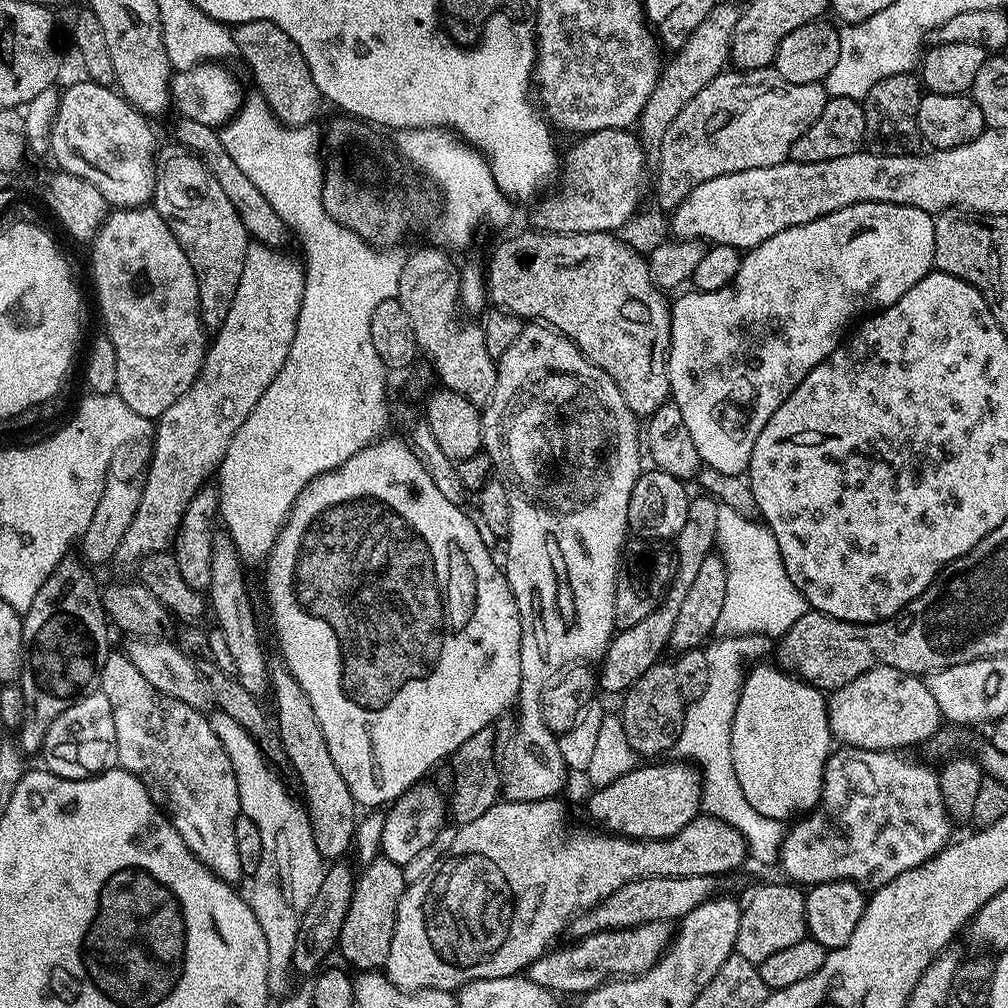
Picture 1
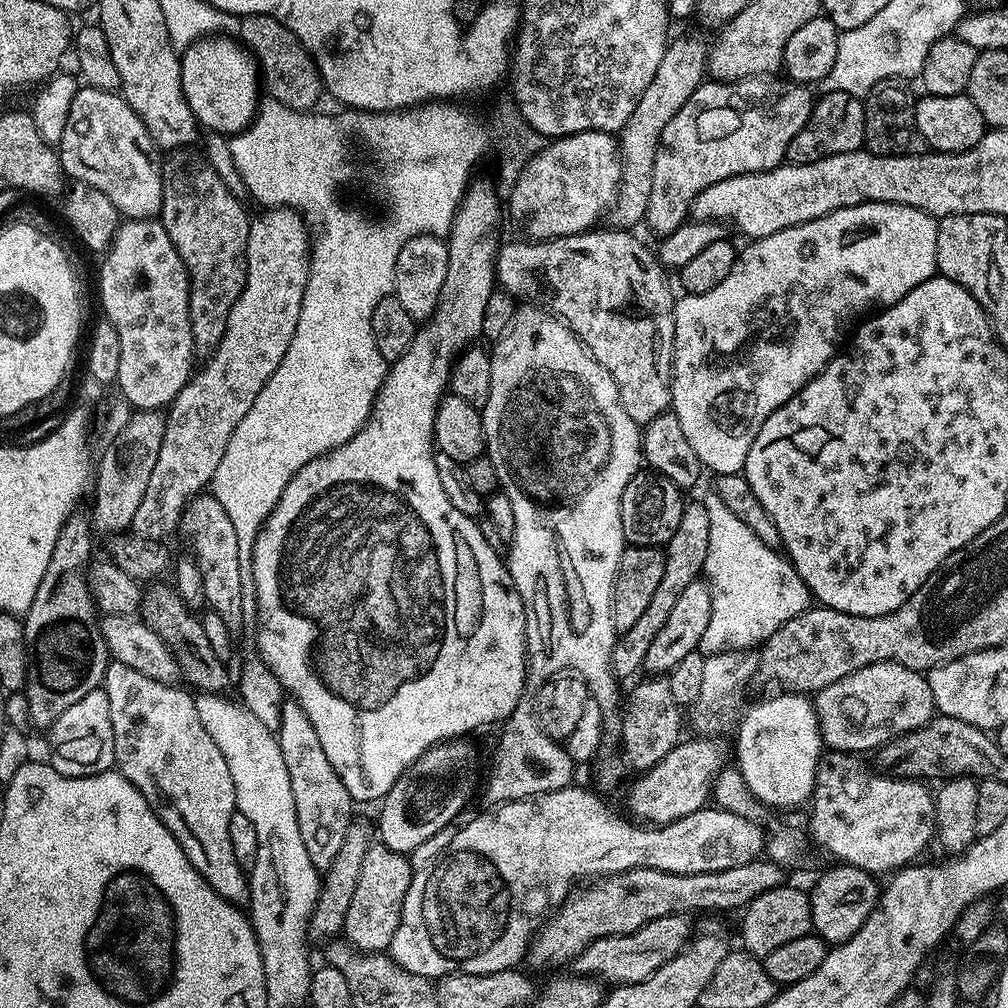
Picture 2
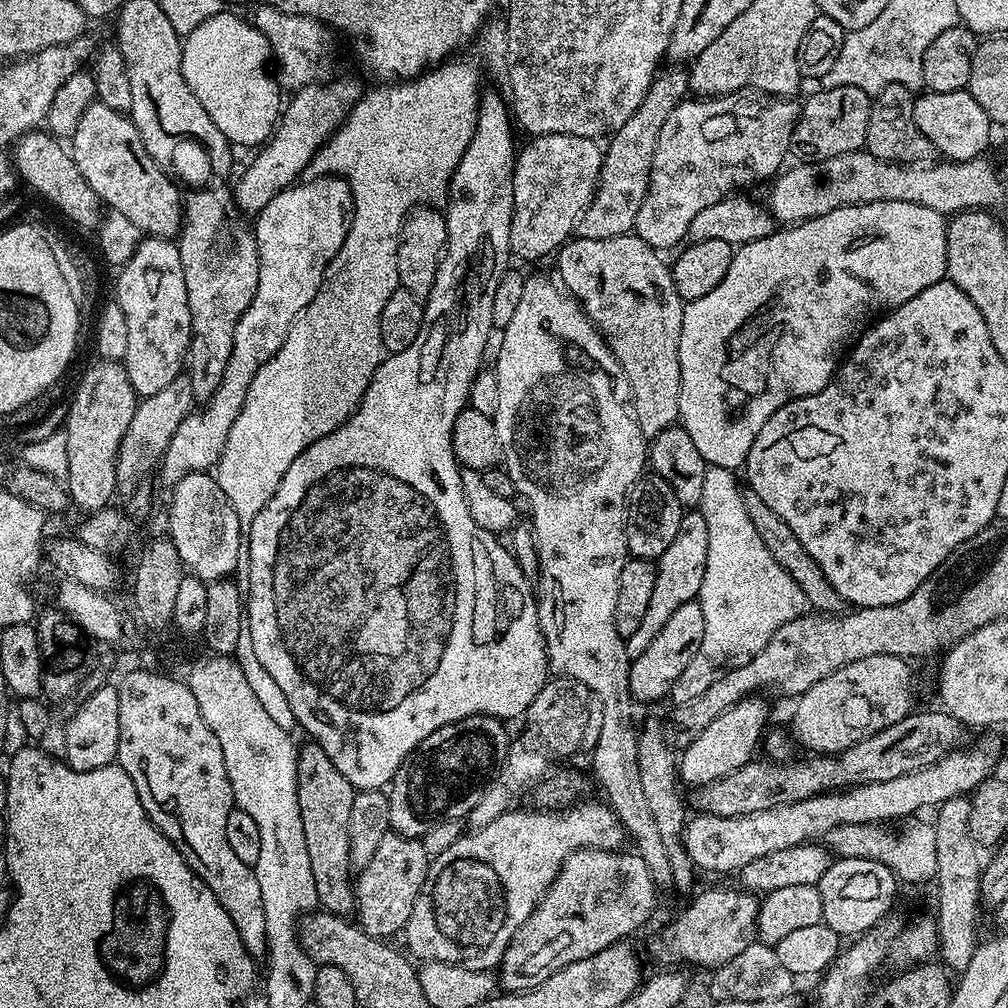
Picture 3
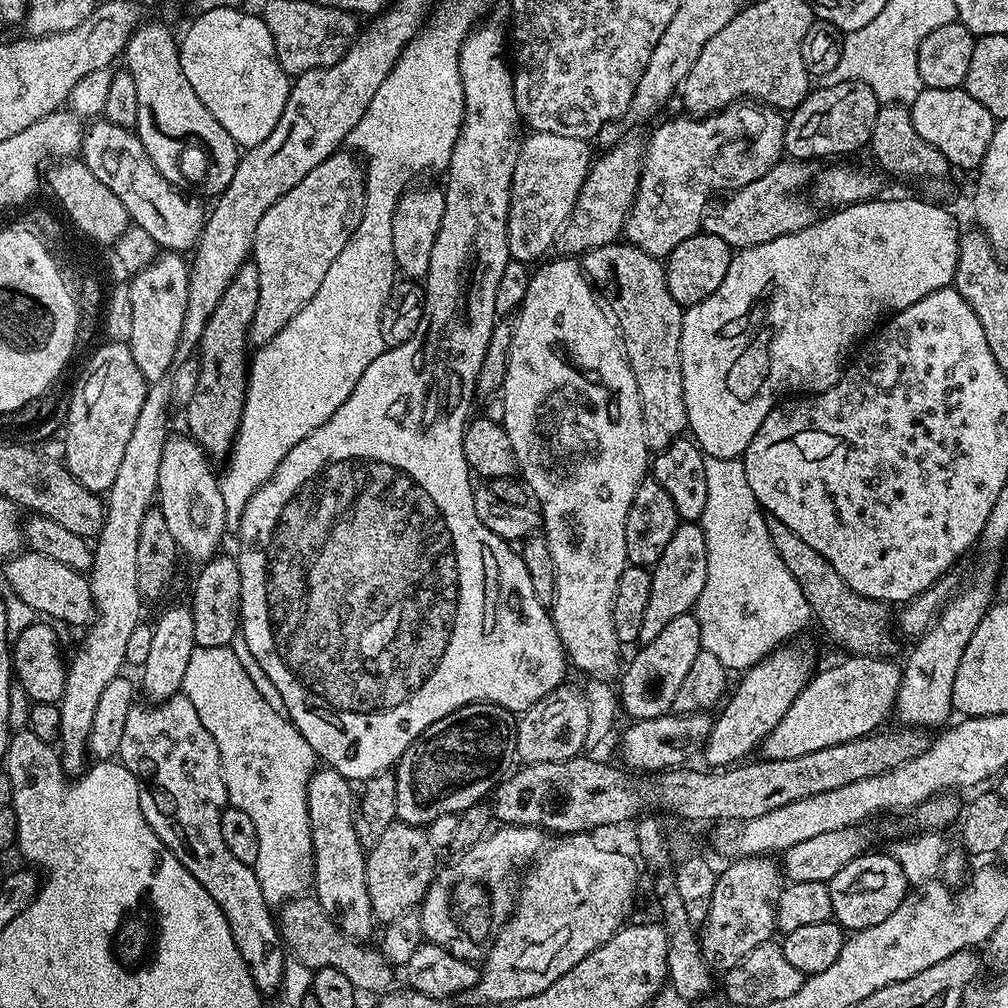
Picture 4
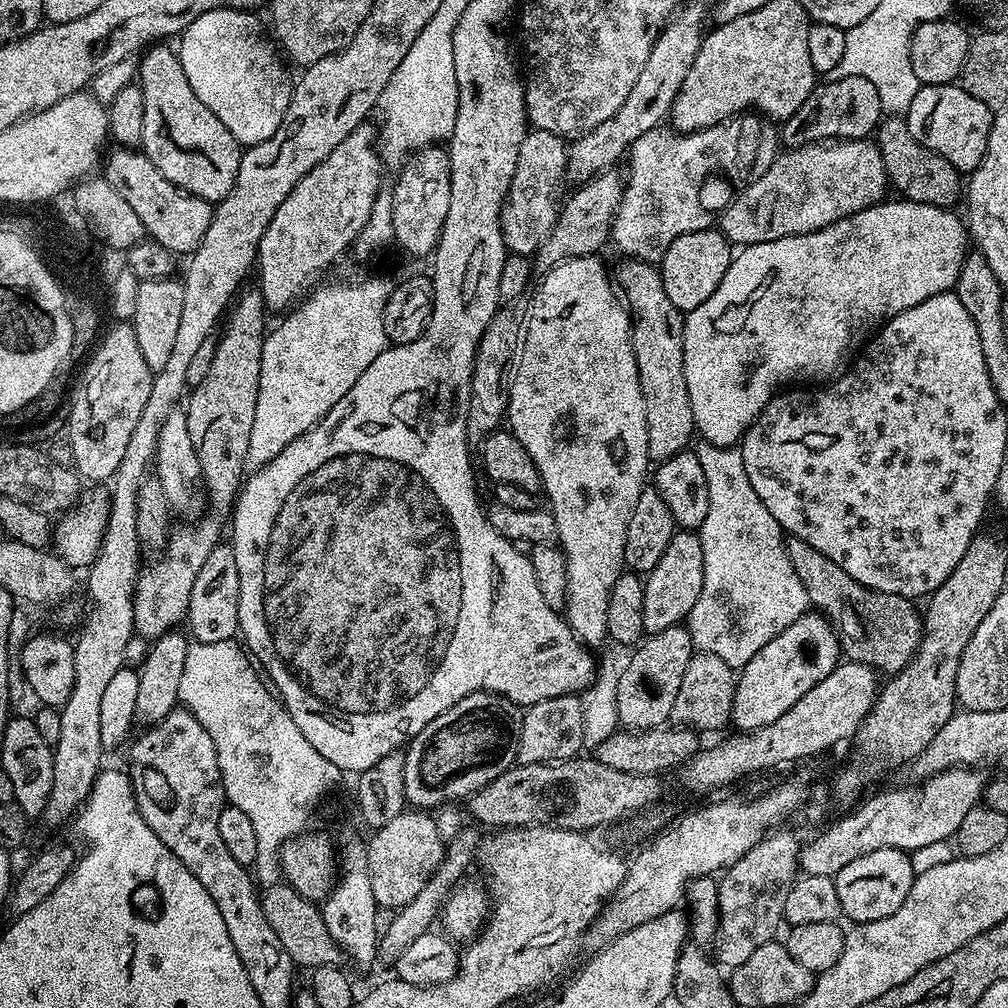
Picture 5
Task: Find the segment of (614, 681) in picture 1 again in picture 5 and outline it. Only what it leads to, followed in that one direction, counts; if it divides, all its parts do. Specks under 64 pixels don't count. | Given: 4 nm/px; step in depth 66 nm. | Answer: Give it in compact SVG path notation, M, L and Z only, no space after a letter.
M678 530L670 538L658 566L646 573L644 580L644 597L642 598L642 626L648 636L658 634L675 624L684 624L698 594L702 594L704 577L704 555L699 535L692 530Z

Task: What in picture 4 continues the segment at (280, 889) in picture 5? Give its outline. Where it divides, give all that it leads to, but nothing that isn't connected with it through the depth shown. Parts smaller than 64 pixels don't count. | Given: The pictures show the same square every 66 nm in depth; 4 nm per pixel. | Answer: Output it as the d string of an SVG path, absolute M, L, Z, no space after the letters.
M311 895L297 896L283 905L278 912L278 927L283 947L290 953L291 959L298 963L305 964L313 970L318 968L342 970L342 974L350 978L350 982L360 994L364 992L384 994L393 987L393 965L389 964L375 947L367 948L369 946L367 943L345 934Z

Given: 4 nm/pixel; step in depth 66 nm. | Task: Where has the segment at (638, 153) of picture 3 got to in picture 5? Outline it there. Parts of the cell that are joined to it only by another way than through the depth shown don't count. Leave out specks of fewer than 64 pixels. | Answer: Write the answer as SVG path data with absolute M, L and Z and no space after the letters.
M609 170L599 172L592 180L575 189L572 197L565 199L559 205L556 221L540 244L540 249L534 254L534 268L537 273L549 272L557 264L573 260L576 256L594 256L601 250L600 247L609 243L612 235L612 223L624 193L624 180L619 171Z

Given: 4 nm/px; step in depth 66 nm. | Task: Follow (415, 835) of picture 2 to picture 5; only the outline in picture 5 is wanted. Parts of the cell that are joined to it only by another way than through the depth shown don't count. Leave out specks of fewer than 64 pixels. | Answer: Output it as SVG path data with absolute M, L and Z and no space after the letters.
M475 692L450 706L434 722L430 722L421 732L413 735L407 745L404 757L404 798L413 809L439 810L453 802L467 801L486 782L494 782L498 774L516 764L516 751L520 737L521 705L497 692Z

